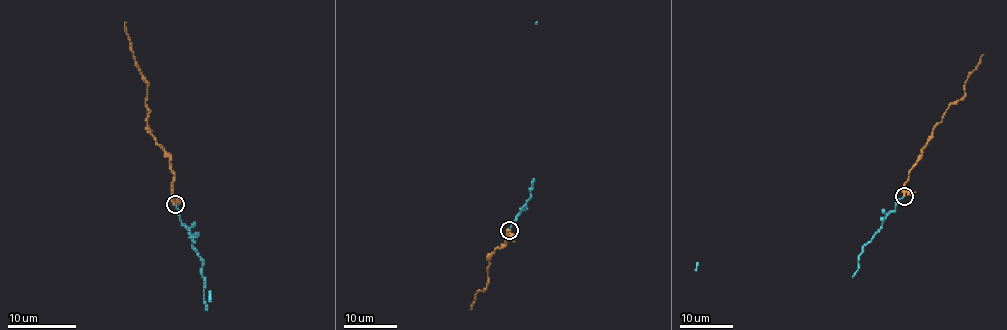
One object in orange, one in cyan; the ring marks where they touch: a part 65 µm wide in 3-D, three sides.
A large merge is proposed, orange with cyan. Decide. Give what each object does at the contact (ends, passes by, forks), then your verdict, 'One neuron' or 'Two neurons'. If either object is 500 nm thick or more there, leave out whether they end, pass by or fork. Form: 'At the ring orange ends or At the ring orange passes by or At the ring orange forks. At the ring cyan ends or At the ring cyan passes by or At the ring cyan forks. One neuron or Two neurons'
At the ring orange passes by. At the ring cyan ends. One neuron

